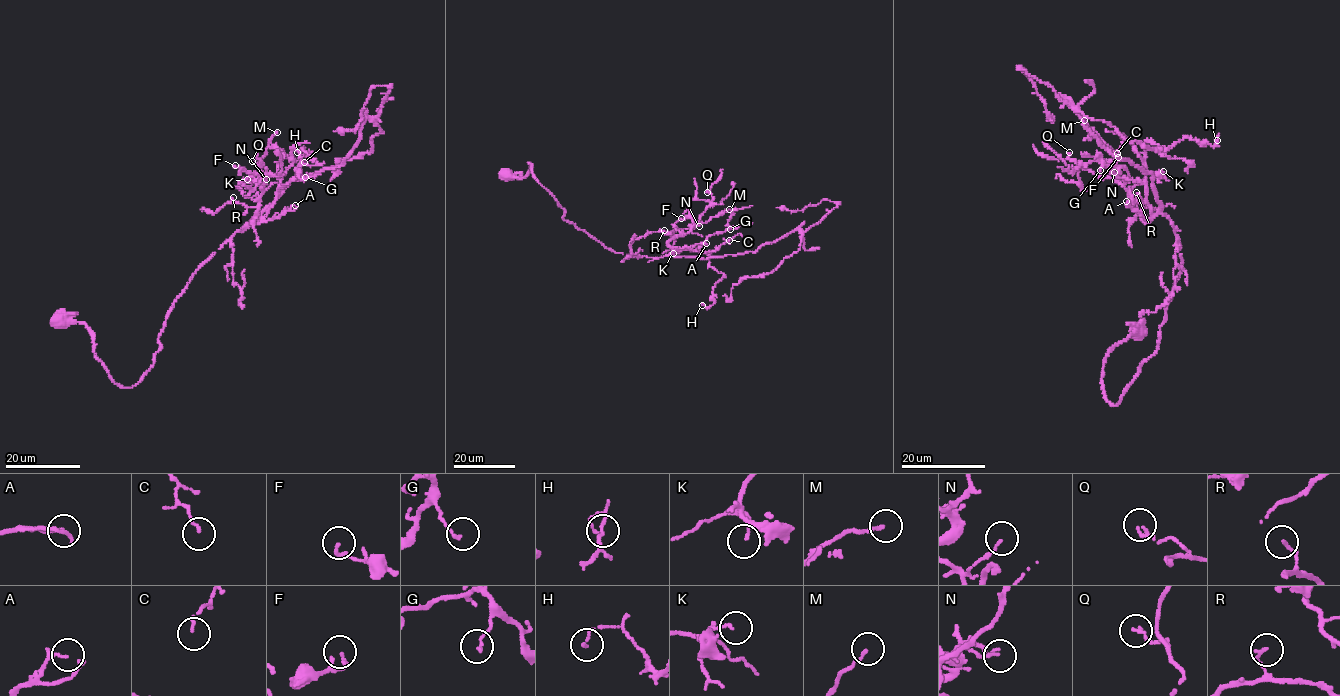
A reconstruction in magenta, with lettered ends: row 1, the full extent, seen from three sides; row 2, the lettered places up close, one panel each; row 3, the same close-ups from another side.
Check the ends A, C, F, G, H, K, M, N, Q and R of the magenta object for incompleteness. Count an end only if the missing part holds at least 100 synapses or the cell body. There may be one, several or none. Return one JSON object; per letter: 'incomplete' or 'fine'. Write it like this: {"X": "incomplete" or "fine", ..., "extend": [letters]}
{"A": "fine", "C": "fine", "F": "fine", "G": "fine", "H": "fine", "K": "fine", "M": "fine", "N": "fine", "Q": "fine", "R": "fine", "extend": []}

